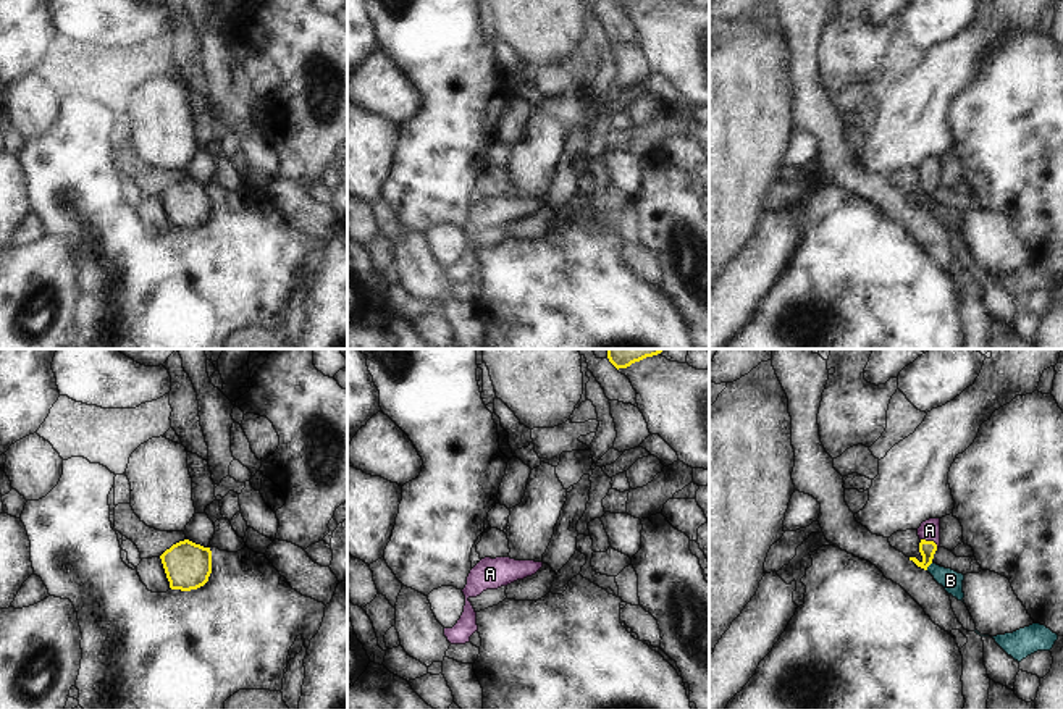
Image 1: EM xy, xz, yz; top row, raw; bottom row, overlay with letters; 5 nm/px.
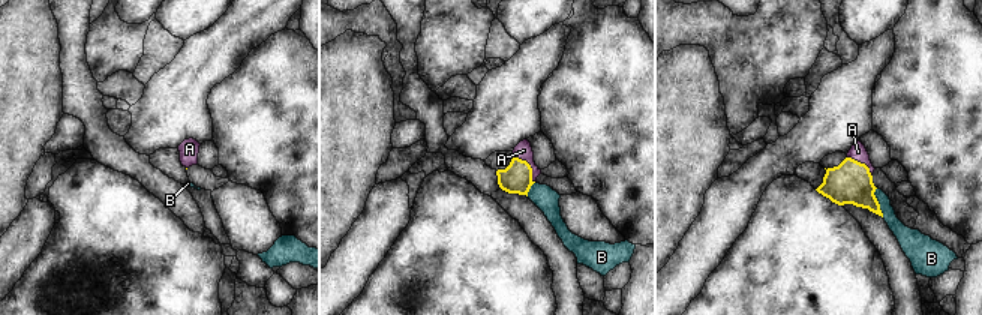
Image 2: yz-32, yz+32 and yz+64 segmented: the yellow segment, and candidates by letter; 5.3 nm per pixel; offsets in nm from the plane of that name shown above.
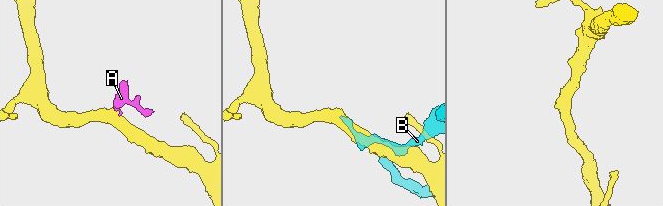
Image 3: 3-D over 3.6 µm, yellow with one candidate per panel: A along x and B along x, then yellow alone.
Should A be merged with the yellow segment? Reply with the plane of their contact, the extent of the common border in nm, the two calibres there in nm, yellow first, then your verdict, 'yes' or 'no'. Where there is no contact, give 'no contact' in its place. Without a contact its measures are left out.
meets yellow in yz; contact 100 nm long; 80 nm thick on the yellow side, 110 nm on the other; yes

